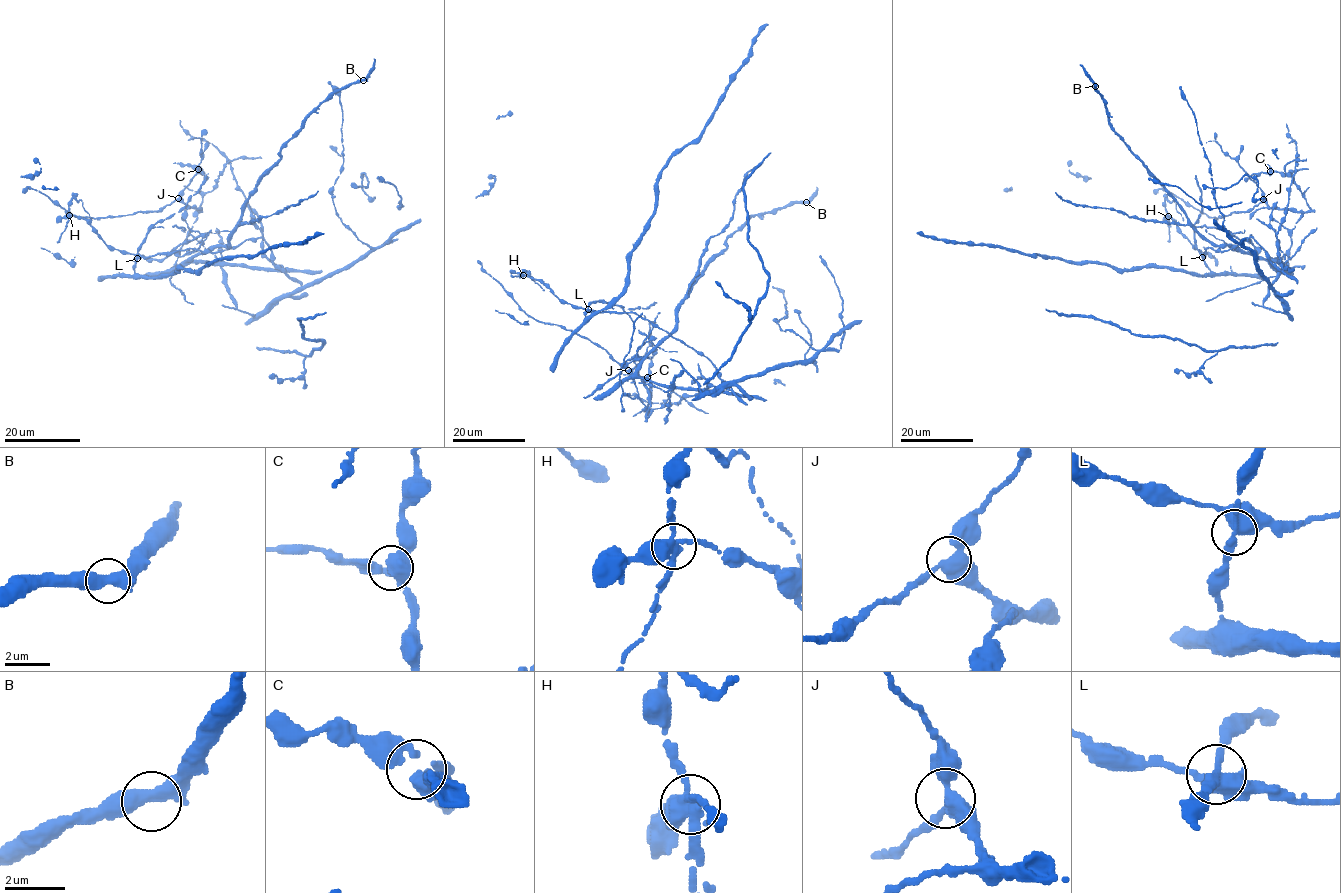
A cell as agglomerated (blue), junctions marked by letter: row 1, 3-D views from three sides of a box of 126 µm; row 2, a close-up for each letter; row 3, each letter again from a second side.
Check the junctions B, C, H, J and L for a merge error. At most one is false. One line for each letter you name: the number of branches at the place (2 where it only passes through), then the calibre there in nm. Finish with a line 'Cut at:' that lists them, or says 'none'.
H: 4 | 360 nm
Cut at: H

